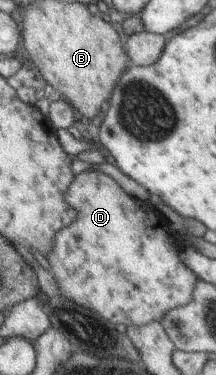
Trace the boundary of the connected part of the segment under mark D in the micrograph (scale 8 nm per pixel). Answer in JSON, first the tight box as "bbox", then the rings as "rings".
{"bbox":[46,170,198,327],"rings":[[[85,170],[74,175],[65,192],[65,202],[77,210],[77,220],[57,232],[46,258],[63,298],[91,308],[114,325],[123,324],[126,327],[161,321],[169,310],[191,302],[198,276],[179,258],[183,240],[176,238],[166,218],[151,204],[125,194],[113,178],[97,170]]]}

